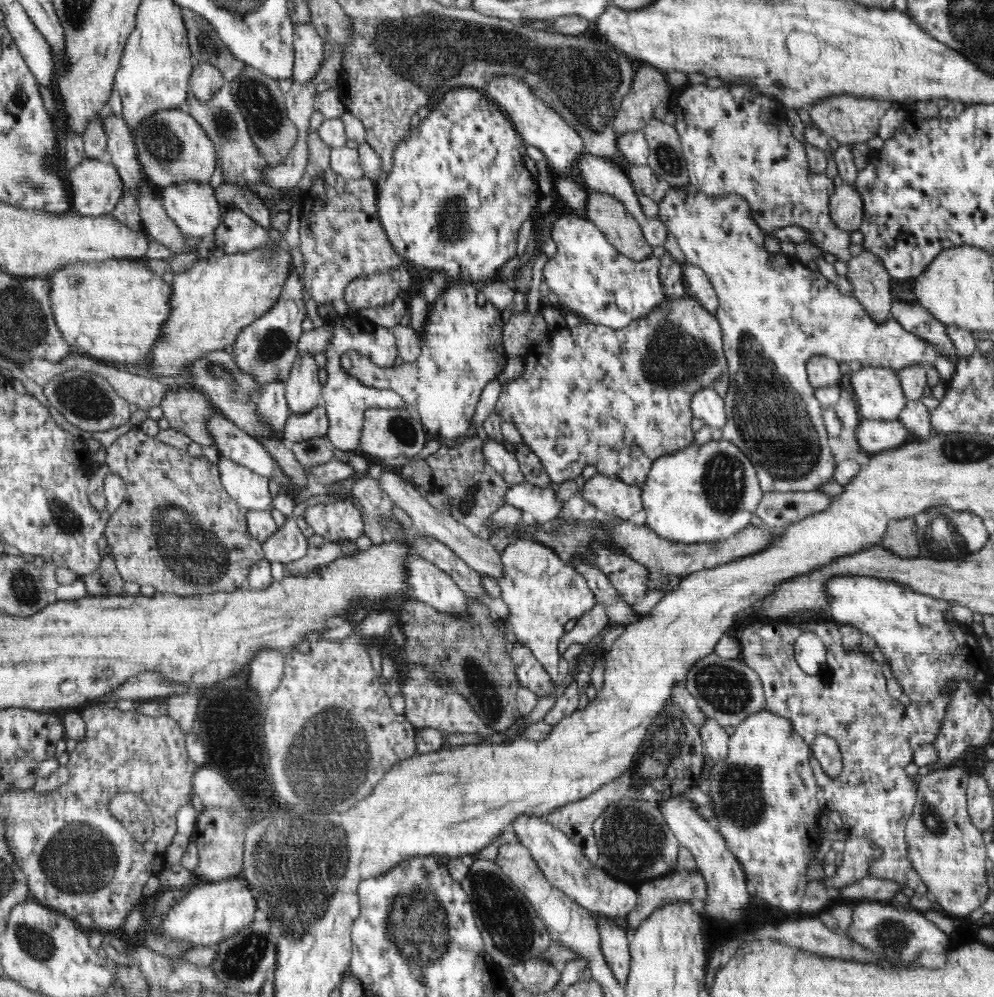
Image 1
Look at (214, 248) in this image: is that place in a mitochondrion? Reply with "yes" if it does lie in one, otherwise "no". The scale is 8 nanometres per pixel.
no

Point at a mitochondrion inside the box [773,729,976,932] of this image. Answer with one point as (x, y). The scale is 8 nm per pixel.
(932, 822)

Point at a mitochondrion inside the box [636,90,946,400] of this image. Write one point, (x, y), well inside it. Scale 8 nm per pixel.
(666, 159)

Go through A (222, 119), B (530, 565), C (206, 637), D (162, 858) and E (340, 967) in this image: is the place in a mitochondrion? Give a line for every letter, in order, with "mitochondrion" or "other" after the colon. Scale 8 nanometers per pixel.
A: mitochondrion
B: other
C: other
D: other
E: other

